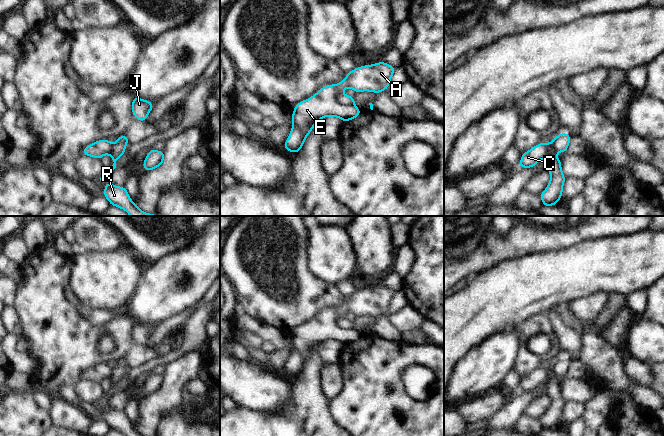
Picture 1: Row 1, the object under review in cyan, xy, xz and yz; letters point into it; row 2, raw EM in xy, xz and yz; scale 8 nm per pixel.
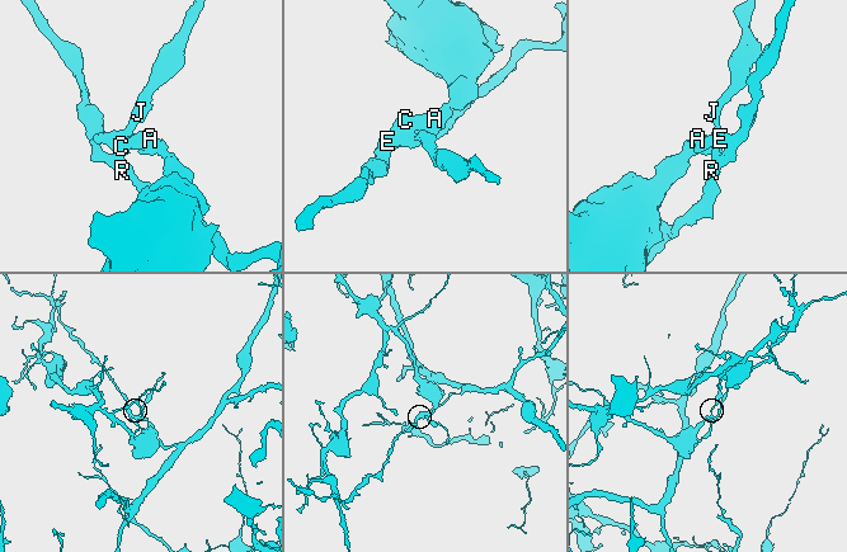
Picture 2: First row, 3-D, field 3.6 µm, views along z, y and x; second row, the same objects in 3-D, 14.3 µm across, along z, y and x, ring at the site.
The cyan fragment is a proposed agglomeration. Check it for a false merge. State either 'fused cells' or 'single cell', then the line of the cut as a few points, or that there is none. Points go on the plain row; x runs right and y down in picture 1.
fused cells; cut xz (335, 320), (342, 328), (354, 329)

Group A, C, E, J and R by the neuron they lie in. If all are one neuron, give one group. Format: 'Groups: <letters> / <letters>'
Groups: A C E / J R

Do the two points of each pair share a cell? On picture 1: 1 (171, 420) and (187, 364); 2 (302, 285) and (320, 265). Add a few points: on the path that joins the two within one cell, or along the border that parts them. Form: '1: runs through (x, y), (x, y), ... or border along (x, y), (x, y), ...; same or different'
1: border along (176, 410), (167, 412), (157, 425); different
2: border along (308, 250), (308, 267), (321, 278), (334, 284); different

